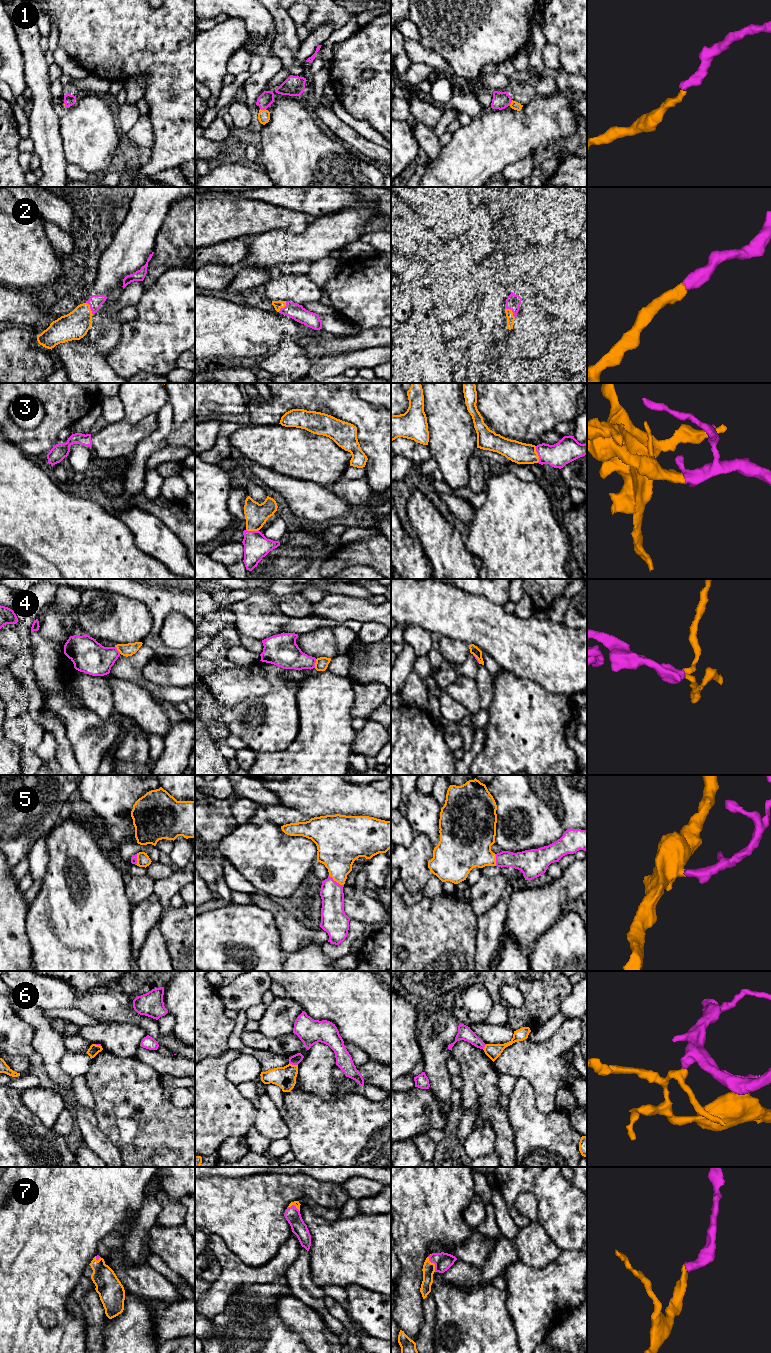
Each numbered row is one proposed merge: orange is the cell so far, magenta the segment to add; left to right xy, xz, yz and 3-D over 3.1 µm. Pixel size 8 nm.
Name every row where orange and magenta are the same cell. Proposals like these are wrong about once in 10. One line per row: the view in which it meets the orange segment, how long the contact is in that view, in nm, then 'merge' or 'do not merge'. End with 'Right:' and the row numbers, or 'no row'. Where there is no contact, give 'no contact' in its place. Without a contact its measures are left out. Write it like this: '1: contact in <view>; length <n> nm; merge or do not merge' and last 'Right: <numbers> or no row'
1: contact in yz; length 50 nm; merge
2: contact in yz; length 110 nm; merge
3: contact in yz; length 140 nm; merge
4: contact in xz; length 70 nm; do not merge
5: contact in xz; length 150 nm; merge
6: contact in xz; length 80 nm; do not merge
7: contact in yz; length 140 nm; merge
Right: 1, 2, 3, 5, 7

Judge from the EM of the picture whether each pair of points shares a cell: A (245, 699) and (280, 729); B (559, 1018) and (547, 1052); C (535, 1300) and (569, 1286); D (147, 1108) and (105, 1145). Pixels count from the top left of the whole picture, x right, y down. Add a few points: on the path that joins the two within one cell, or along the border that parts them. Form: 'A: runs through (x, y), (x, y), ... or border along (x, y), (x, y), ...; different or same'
A: runs through (254, 703), (271, 720); same
B: border along (565, 1019), (547, 1038), (539, 1042), (532, 1041); different
C: runs through (543, 1296), (546, 1294), (556, 1294), (561, 1289); same
D: border along (96, 1121), (97, 1127), (118, 1150), (121, 1156); different

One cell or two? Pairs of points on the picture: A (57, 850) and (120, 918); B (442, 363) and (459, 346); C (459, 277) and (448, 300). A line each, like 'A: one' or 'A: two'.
A: one
B: two
C: one

